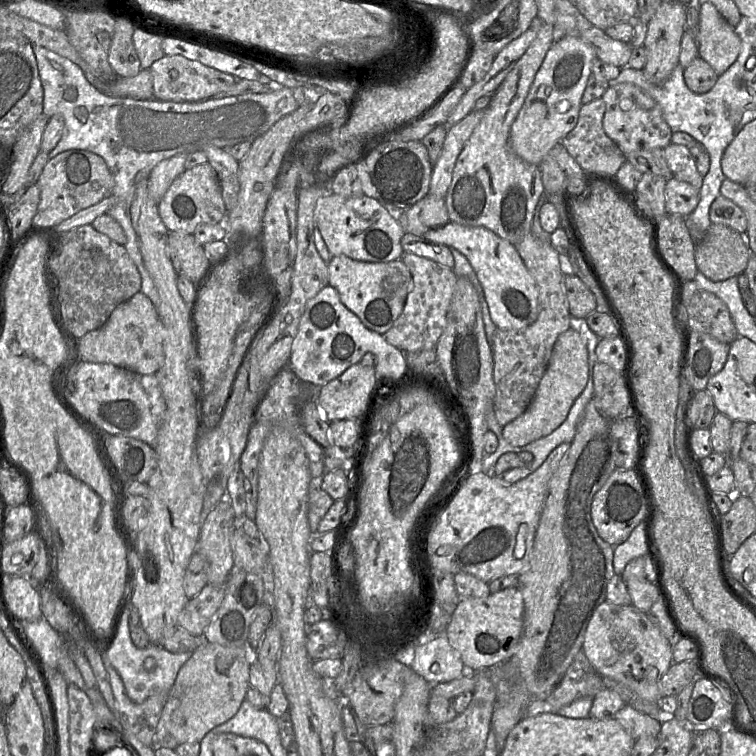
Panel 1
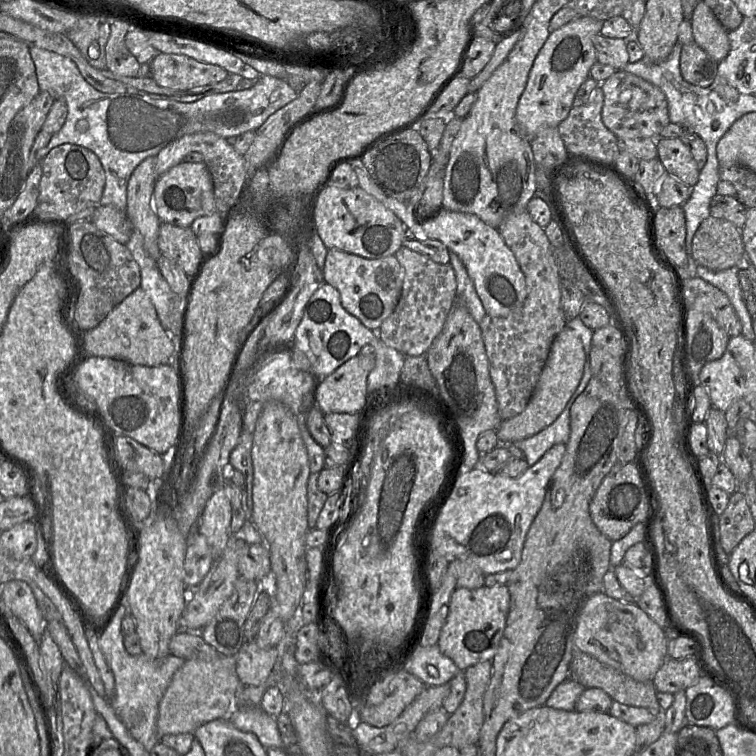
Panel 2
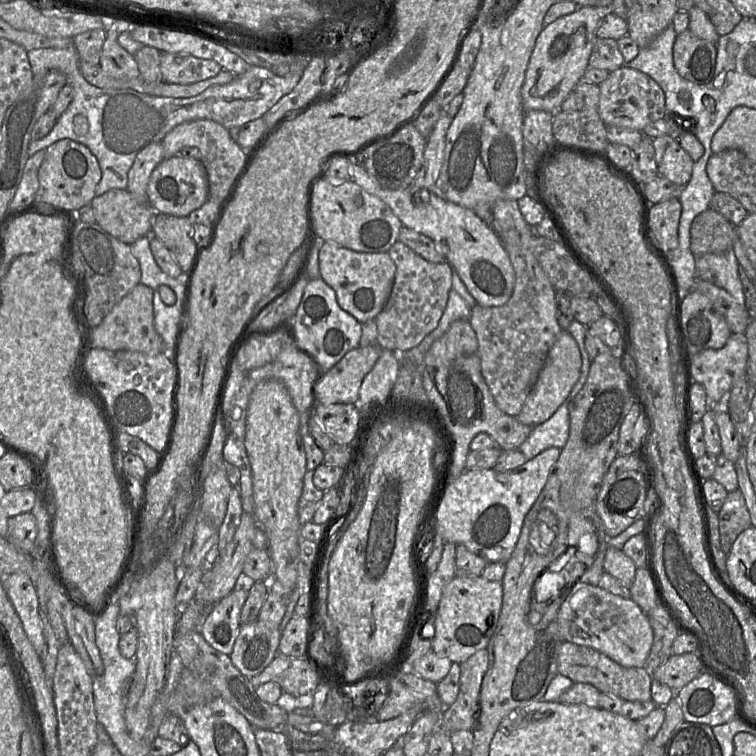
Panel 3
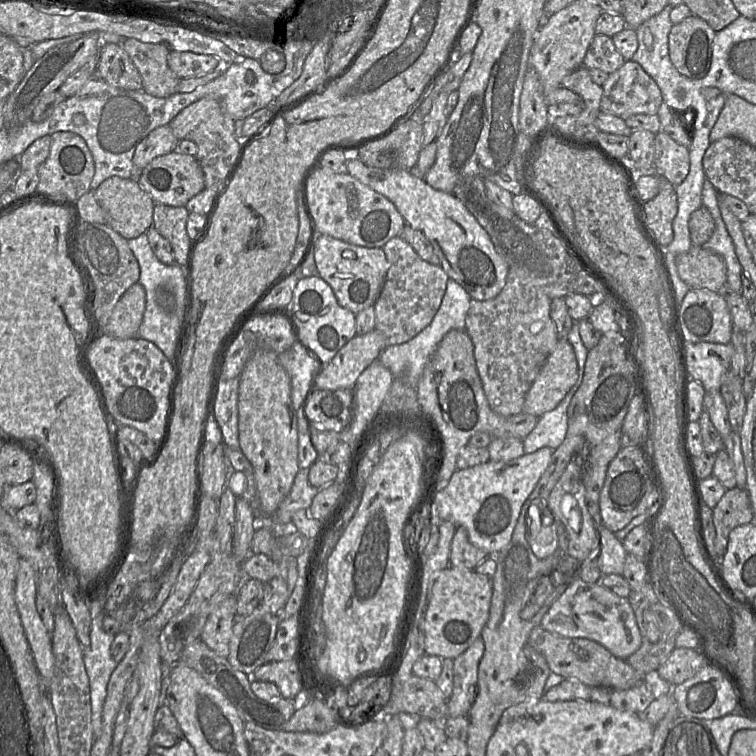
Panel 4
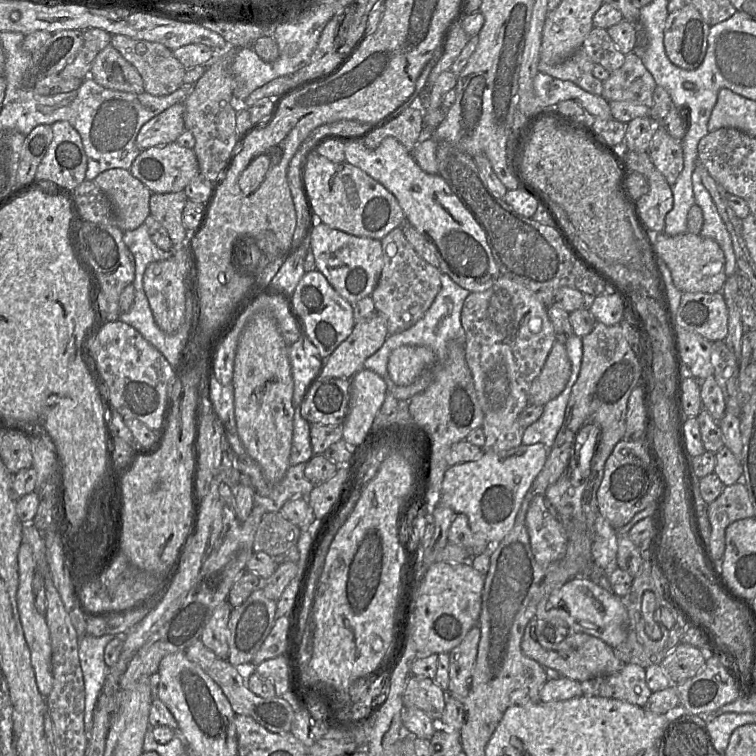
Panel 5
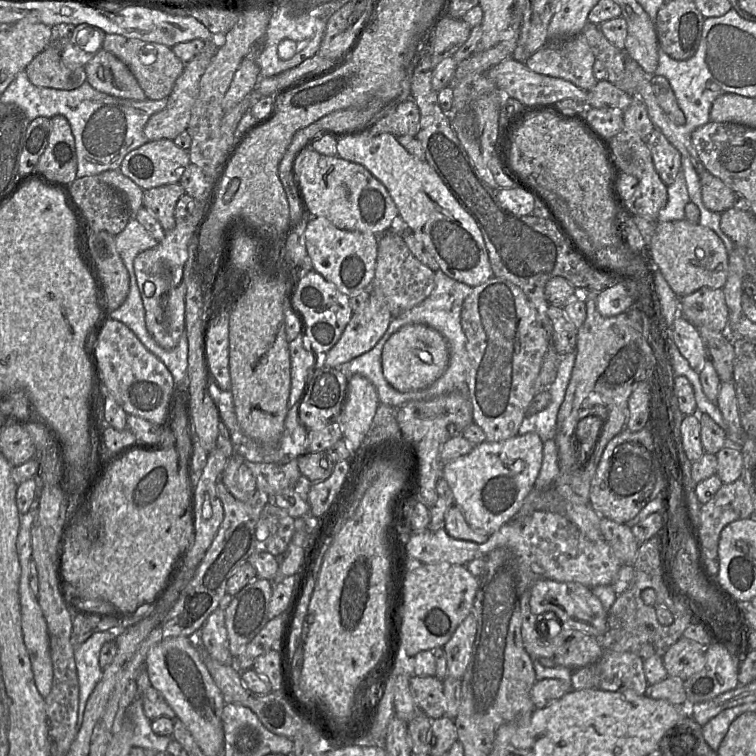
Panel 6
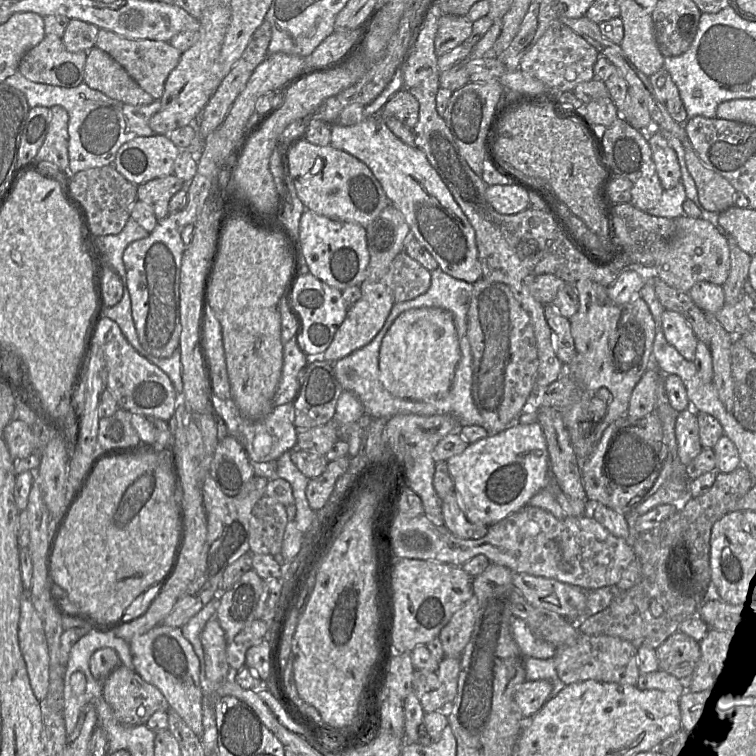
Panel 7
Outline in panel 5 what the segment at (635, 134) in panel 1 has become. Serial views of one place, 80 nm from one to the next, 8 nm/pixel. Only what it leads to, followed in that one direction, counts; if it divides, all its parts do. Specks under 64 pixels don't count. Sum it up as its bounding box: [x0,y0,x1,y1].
[602,52,657,108]

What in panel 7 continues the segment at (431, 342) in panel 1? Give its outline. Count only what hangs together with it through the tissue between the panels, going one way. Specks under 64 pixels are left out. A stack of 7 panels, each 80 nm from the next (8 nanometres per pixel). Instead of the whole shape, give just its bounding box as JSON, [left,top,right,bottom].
[387,251,431,303]

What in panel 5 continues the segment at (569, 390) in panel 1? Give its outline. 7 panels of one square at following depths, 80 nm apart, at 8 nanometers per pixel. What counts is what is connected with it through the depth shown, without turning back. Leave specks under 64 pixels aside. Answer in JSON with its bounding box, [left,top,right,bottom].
[528,342,571,406]

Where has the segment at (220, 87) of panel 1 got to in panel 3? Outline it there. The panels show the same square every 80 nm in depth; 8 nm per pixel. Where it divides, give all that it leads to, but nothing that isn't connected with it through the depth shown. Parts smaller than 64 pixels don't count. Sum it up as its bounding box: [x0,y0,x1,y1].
[160,53,222,85]

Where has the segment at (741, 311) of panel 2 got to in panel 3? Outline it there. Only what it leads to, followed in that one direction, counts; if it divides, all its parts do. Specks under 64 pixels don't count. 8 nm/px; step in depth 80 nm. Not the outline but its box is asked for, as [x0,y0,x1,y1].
[696,249,745,307]

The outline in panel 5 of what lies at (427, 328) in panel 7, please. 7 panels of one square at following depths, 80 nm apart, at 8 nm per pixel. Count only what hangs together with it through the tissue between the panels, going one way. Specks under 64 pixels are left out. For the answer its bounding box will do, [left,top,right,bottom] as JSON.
[387,345,435,386]

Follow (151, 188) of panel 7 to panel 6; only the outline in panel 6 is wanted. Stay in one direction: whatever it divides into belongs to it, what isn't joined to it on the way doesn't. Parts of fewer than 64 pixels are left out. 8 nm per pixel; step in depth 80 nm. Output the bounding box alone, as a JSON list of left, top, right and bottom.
[143,182,184,231]

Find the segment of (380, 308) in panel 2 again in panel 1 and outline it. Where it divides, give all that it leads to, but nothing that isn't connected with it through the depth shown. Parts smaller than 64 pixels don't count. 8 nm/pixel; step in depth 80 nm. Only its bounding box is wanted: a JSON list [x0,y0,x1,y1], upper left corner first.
[328,255,412,335]

